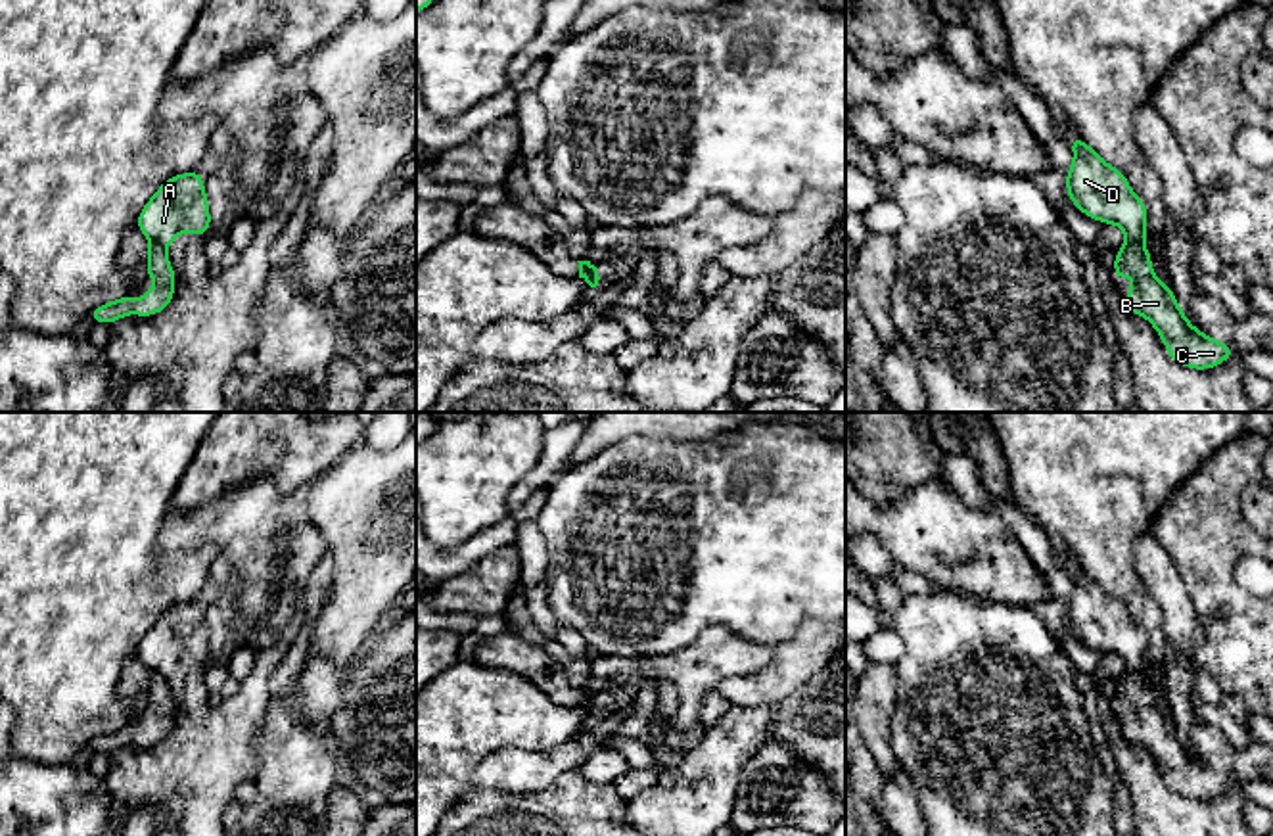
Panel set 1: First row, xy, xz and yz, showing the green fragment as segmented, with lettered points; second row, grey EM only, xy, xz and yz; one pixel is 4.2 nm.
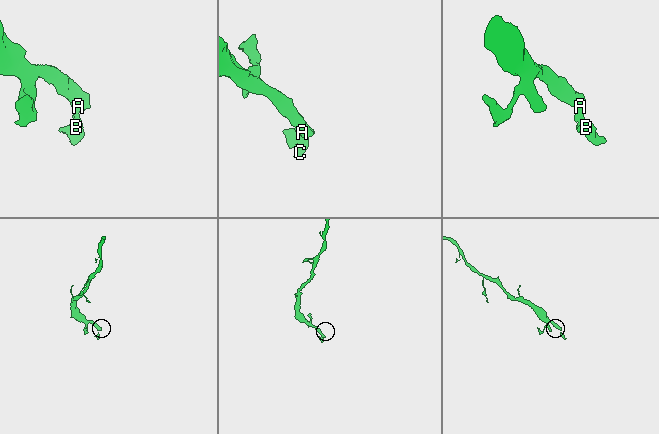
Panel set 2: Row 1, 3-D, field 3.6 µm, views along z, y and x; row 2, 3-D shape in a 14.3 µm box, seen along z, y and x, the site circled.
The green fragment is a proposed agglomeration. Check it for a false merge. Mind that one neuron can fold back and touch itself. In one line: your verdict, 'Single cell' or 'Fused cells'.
Fused cells

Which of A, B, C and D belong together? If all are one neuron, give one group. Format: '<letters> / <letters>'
A D / B C

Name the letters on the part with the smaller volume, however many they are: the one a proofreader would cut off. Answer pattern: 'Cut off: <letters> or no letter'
Cut off: B, C

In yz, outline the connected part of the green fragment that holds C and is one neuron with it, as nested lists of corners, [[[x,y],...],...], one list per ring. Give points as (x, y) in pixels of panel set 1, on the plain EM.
[[[1131,671],[1114,685],[1114,709],[1122,706],[1135,709],[1125,723],[1125,738],[1145,746],[1164,771],[1169,788],[1187,798],[1208,800],[1231,788],[1235,784],[1231,775],[1208,767],[1187,750],[1173,719],[1154,704],[1150,688],[1150,681]]]

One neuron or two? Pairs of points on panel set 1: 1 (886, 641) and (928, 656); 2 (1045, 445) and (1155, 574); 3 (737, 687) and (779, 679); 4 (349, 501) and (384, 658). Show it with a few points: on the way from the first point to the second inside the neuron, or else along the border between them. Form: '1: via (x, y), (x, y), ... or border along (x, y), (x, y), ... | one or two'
1: border along (879, 627), (903, 643), (894, 666) | two
2: border along (1149, 532), (1135, 543), (1135, 568), (1153, 593) | two
3: via (746, 687), (769, 685) | one
4: border along (384, 622), (376, 627) | two

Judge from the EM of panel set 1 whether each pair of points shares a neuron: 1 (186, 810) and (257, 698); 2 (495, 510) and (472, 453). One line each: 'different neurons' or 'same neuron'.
1: same neuron
2: same neuron

